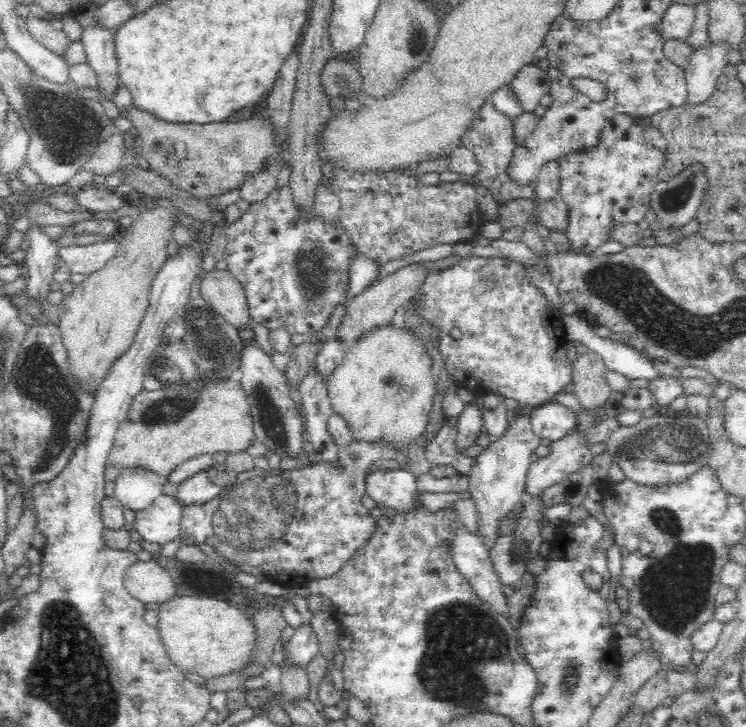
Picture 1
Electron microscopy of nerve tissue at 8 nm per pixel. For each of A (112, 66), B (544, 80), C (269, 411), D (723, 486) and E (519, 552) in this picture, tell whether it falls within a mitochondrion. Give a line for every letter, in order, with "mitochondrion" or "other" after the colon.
A: other
B: other
C: mitochondrion
D: other
E: mitochondrion

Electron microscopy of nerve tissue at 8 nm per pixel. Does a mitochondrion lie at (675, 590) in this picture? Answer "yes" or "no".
yes

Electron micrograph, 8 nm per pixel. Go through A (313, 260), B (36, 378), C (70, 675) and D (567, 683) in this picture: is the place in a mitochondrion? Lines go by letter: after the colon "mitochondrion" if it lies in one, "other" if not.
A: mitochondrion
B: mitochondrion
C: mitochondrion
D: mitochondrion

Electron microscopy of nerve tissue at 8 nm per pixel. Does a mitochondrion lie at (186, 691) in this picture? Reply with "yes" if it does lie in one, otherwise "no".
no

